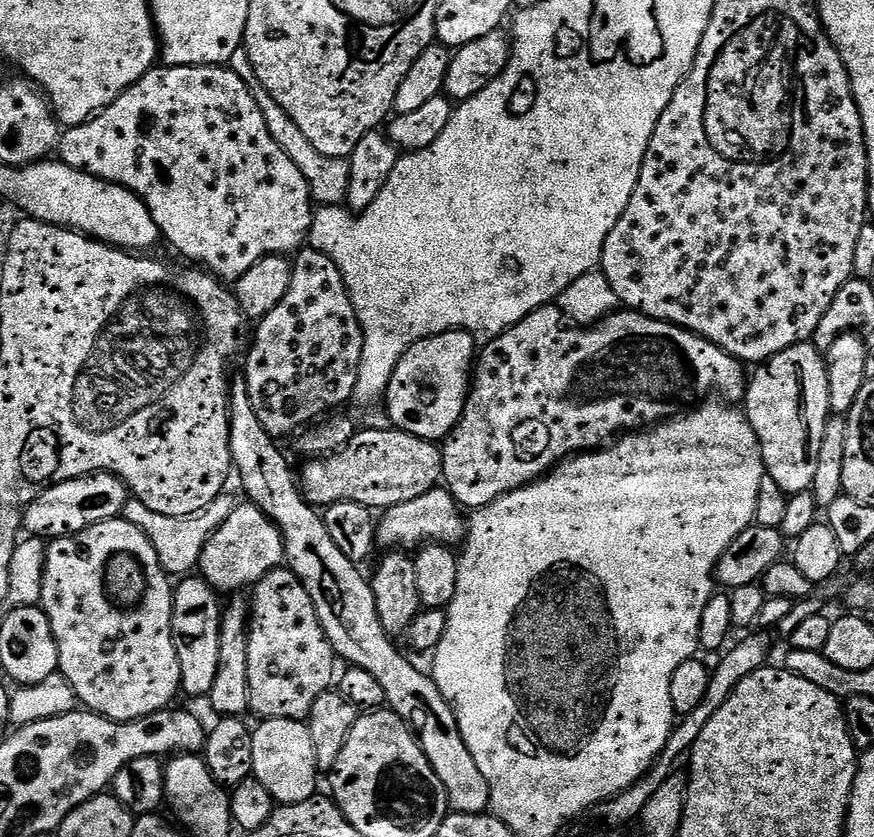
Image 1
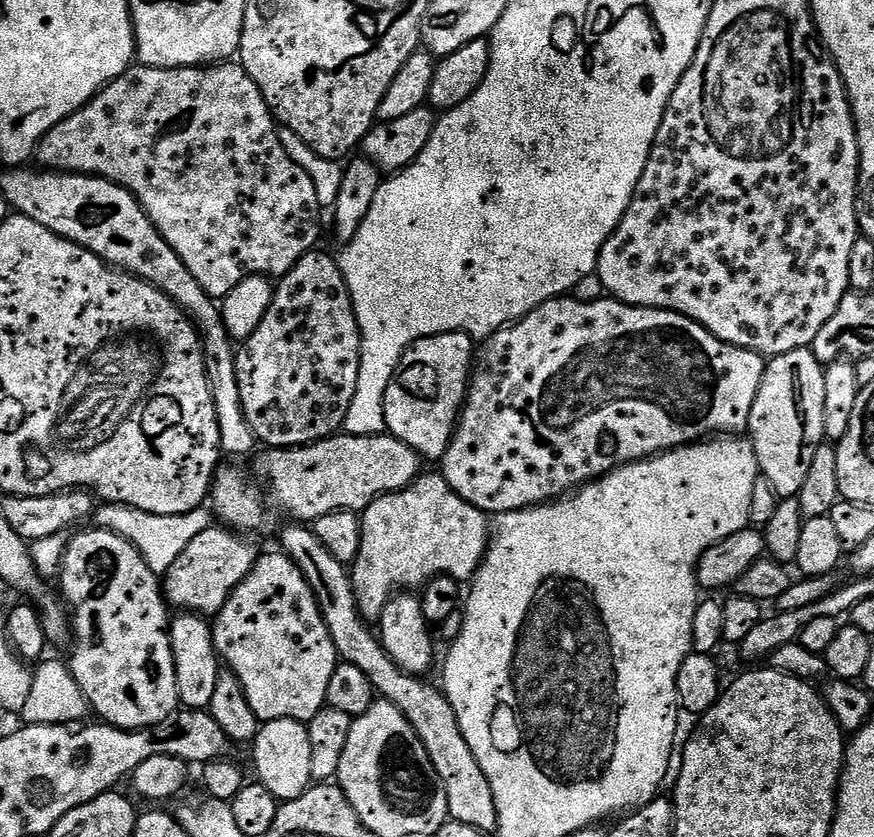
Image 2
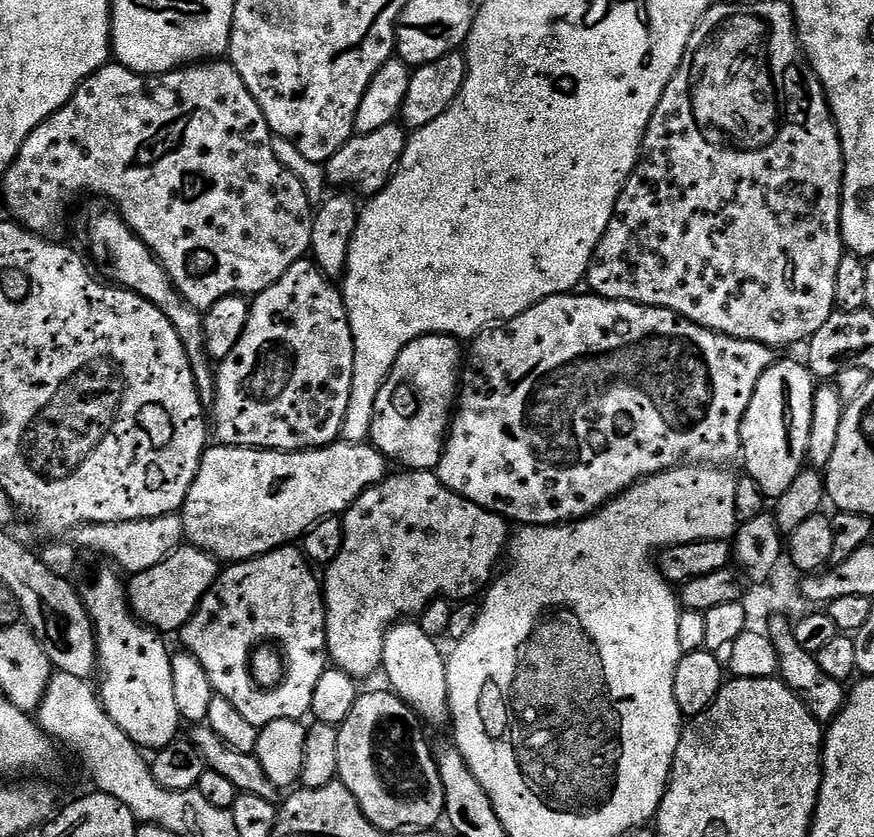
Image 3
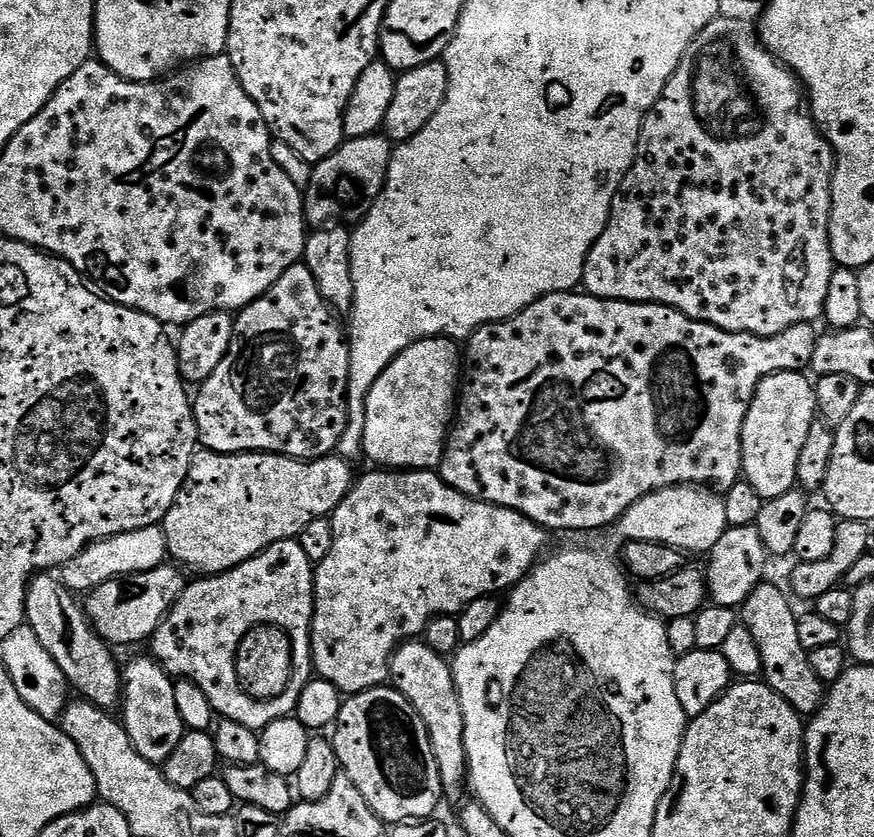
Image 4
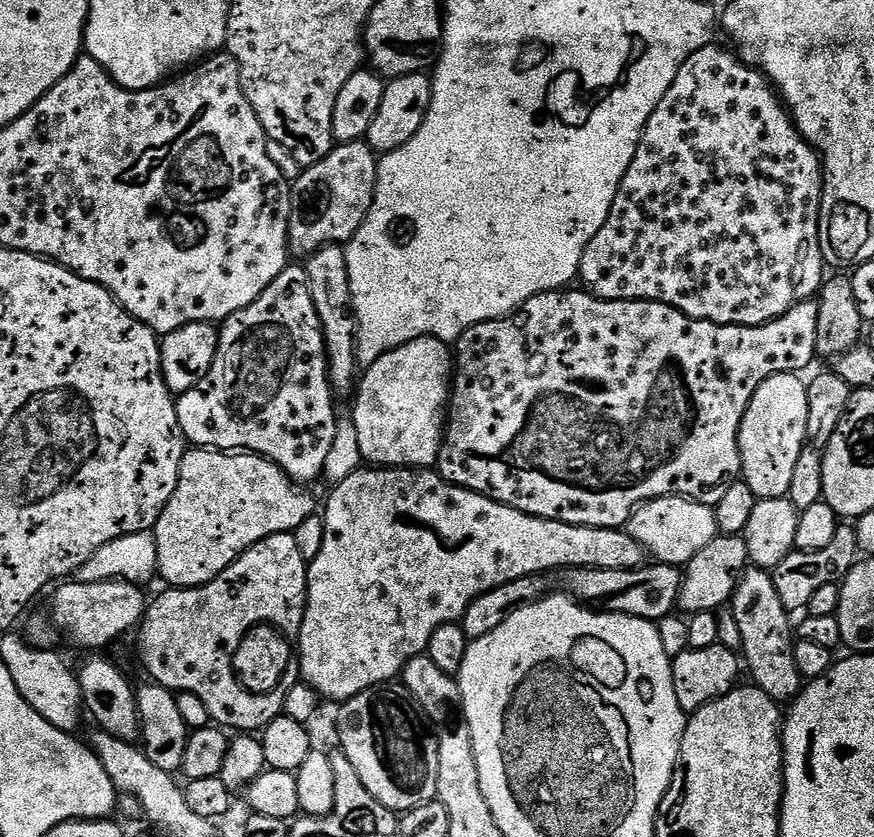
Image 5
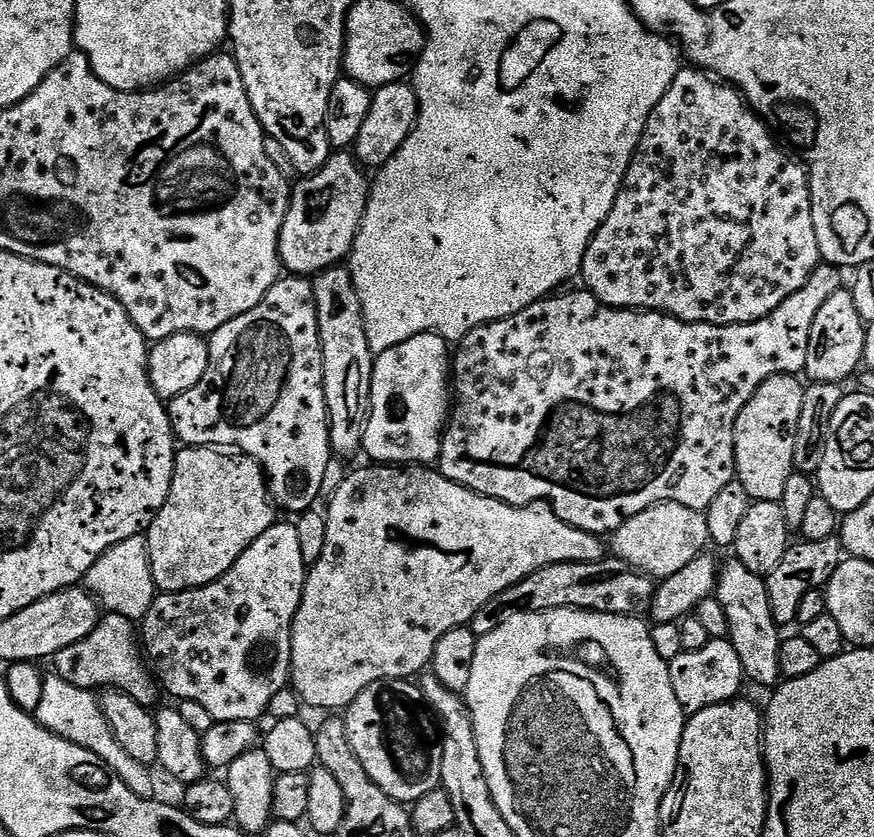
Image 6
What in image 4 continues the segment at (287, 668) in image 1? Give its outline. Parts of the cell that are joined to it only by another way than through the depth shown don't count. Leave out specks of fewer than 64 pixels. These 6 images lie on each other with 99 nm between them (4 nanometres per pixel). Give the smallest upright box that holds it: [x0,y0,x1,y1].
[150,539,314,734]

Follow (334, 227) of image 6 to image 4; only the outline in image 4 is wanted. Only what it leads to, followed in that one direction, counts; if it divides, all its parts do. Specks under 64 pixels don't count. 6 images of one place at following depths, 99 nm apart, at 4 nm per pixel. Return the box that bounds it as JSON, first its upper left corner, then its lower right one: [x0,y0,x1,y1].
[303,134,393,226]

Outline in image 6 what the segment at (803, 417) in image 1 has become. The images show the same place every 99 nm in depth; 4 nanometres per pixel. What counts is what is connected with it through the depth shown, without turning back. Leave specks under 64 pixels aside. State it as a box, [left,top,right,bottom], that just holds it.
[734,375,805,502]

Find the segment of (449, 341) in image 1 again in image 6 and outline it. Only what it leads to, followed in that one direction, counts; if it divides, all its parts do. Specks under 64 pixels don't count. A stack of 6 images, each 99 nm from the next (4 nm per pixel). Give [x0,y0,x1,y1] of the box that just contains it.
[363,332,450,466]

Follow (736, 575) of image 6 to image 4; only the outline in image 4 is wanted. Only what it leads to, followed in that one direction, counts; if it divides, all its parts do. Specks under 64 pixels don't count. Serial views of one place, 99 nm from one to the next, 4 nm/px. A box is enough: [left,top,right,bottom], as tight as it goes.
[742,582,826,718]

